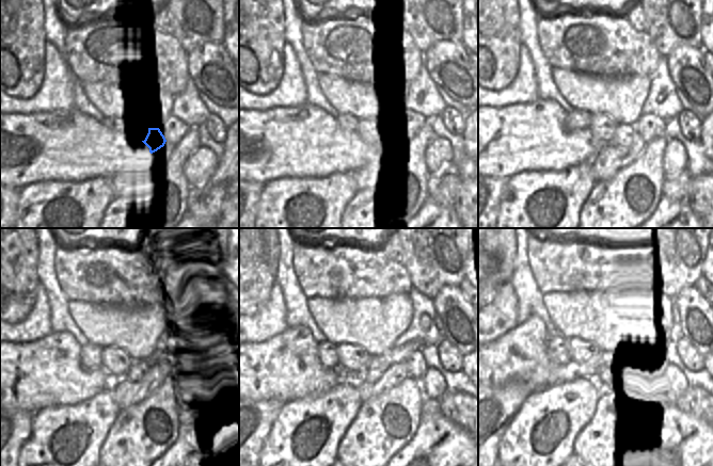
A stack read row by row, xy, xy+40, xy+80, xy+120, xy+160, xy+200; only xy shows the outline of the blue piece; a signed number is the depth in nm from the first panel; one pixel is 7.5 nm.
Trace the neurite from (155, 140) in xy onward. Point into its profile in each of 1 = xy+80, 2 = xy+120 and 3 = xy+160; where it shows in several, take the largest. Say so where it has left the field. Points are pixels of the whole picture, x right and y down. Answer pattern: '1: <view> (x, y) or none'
1: xy+80 (623, 135)
2: xy+120 (138, 369)
3: xy+160 (377, 365)

